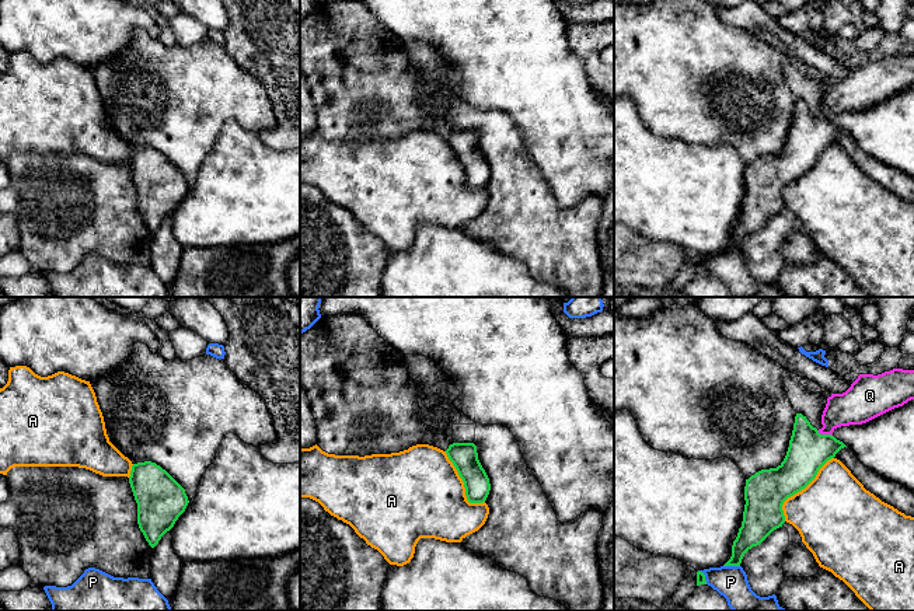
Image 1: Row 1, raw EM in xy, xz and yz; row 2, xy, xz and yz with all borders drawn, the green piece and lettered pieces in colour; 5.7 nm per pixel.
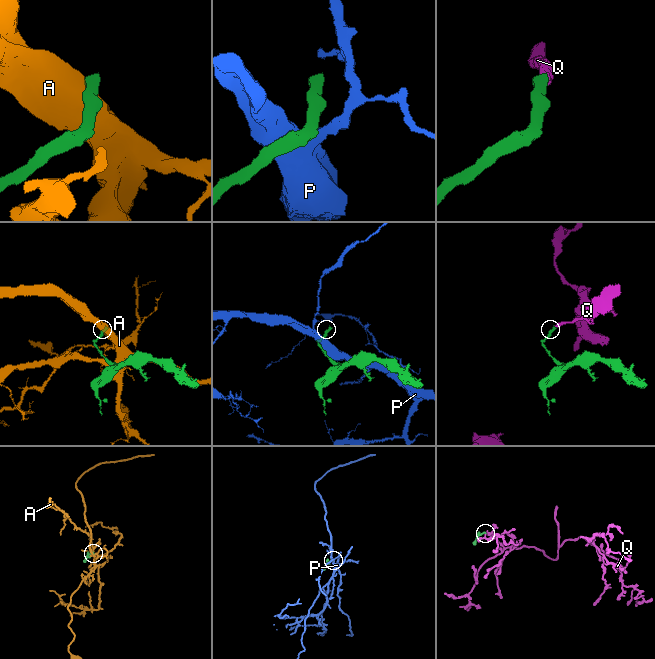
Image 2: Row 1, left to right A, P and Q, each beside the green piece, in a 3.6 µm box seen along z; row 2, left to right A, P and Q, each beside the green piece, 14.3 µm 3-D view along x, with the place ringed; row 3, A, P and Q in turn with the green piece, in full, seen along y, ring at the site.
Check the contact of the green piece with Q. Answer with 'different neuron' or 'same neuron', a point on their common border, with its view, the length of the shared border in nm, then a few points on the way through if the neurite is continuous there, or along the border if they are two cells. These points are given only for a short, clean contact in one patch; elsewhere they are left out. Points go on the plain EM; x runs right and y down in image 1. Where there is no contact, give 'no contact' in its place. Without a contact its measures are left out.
same neuron; meets green in yz at (824, 121); contact 90 nm long; runs through yz (808, 138), (824, 121), (848, 94), (857, 91)

